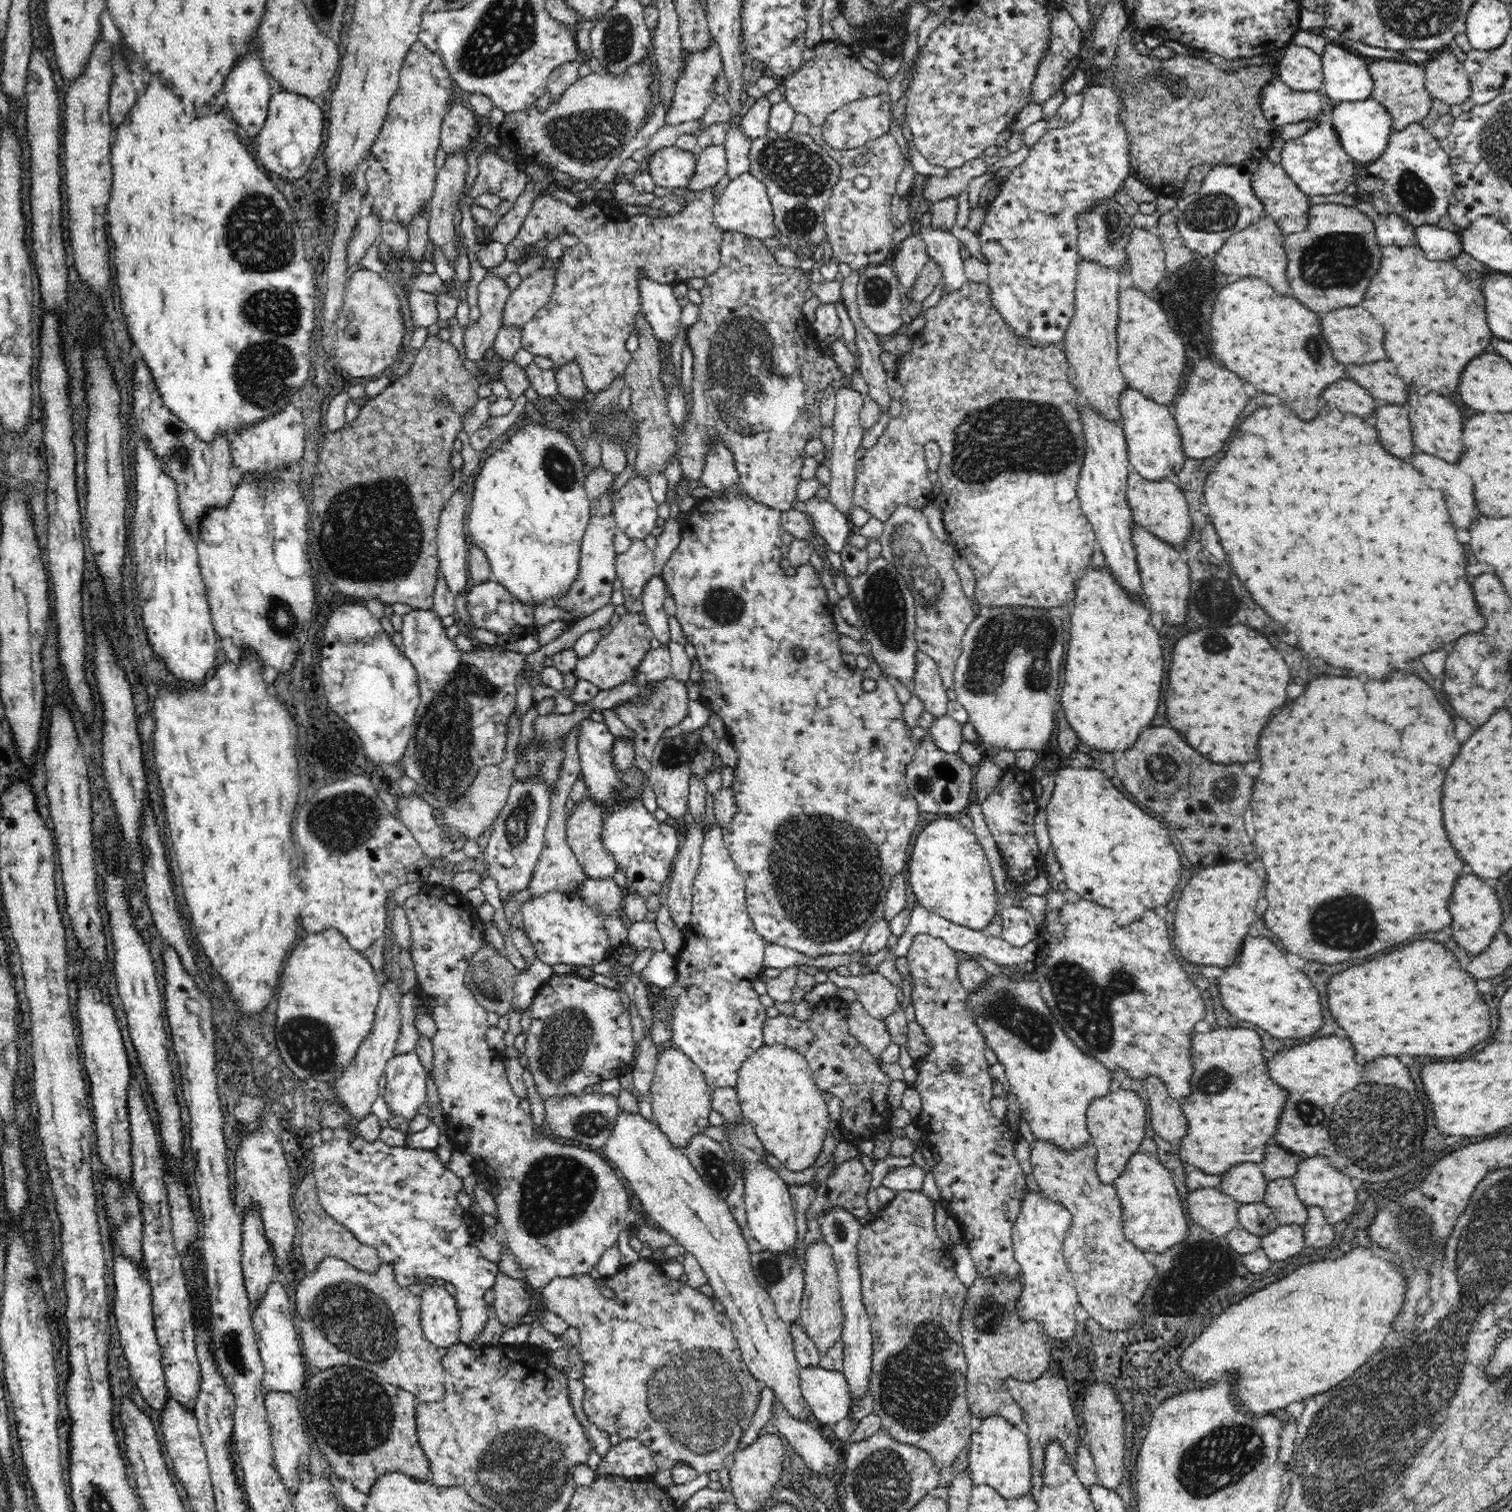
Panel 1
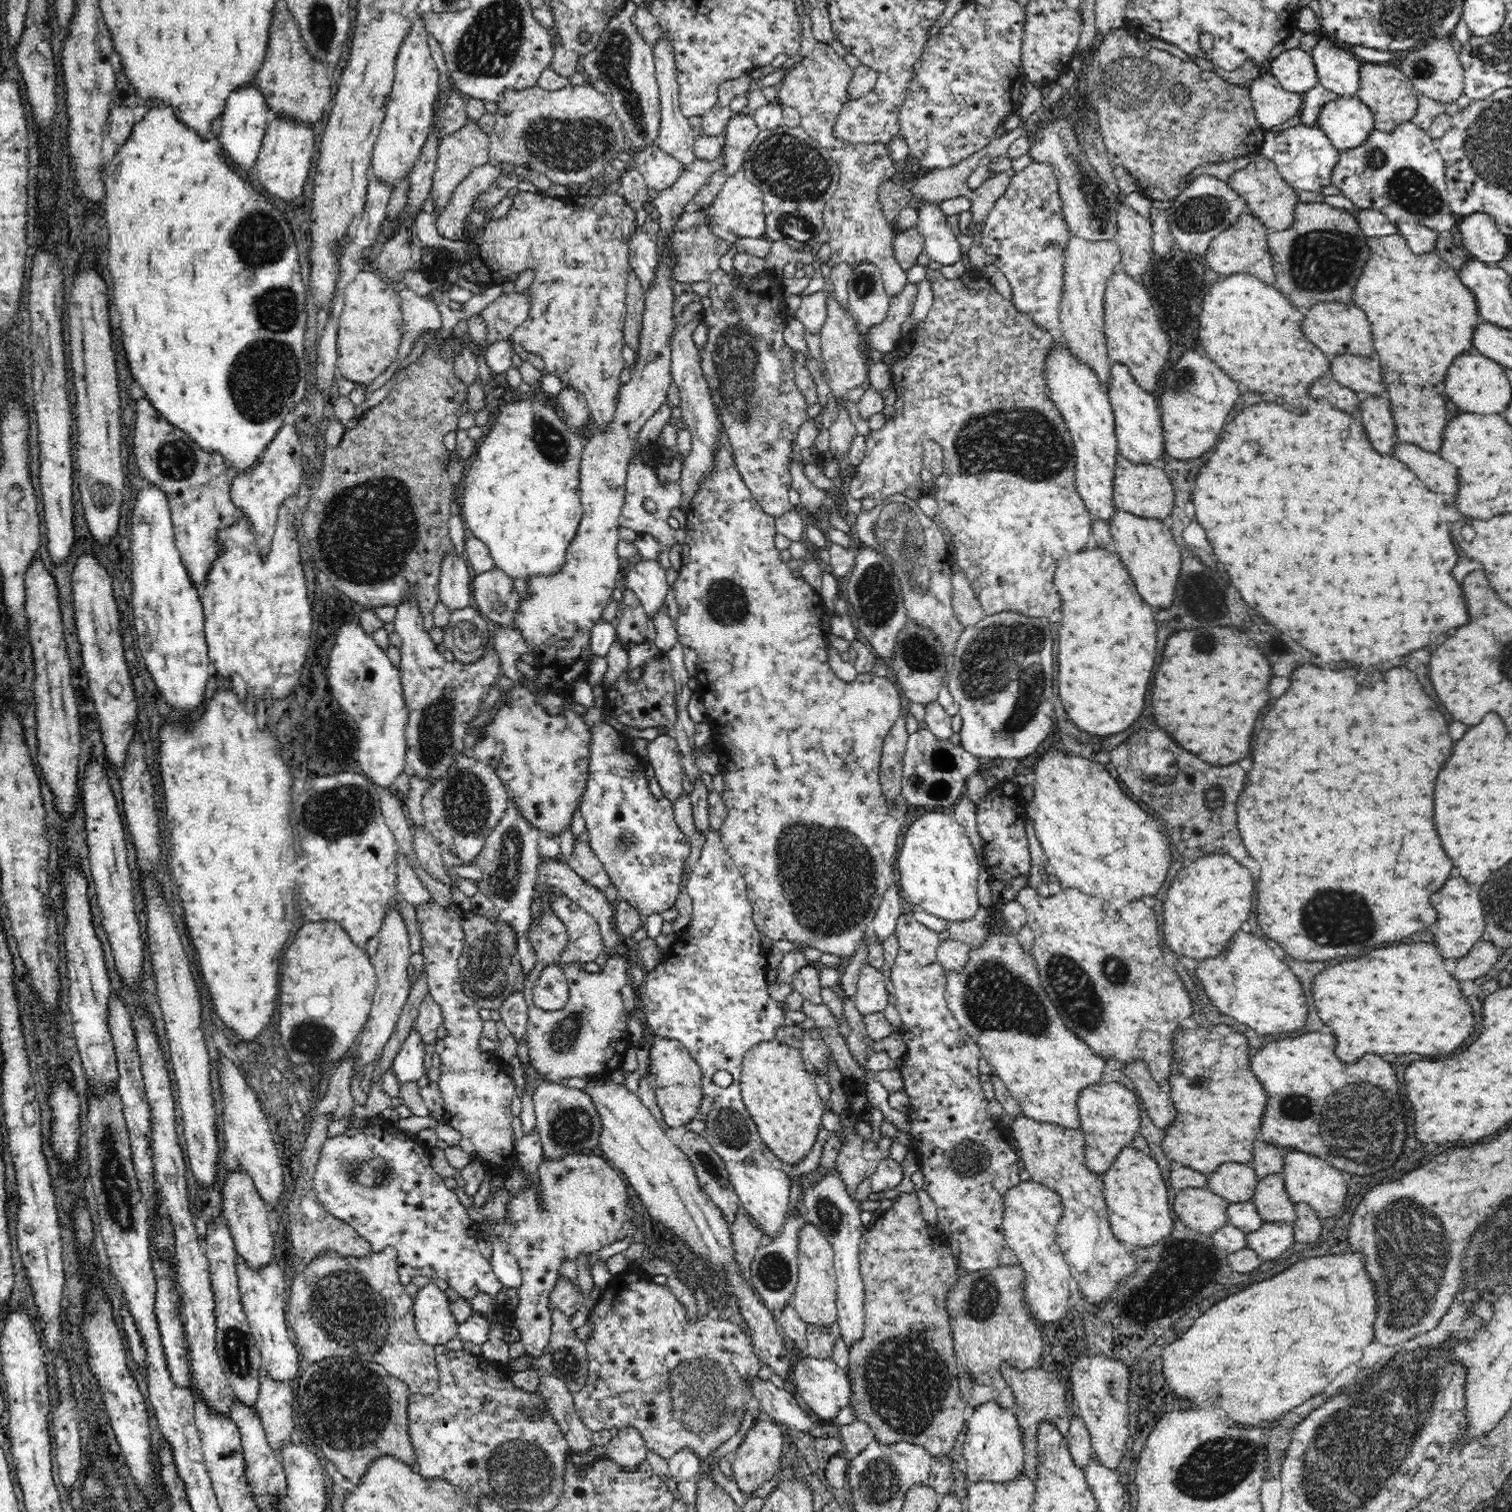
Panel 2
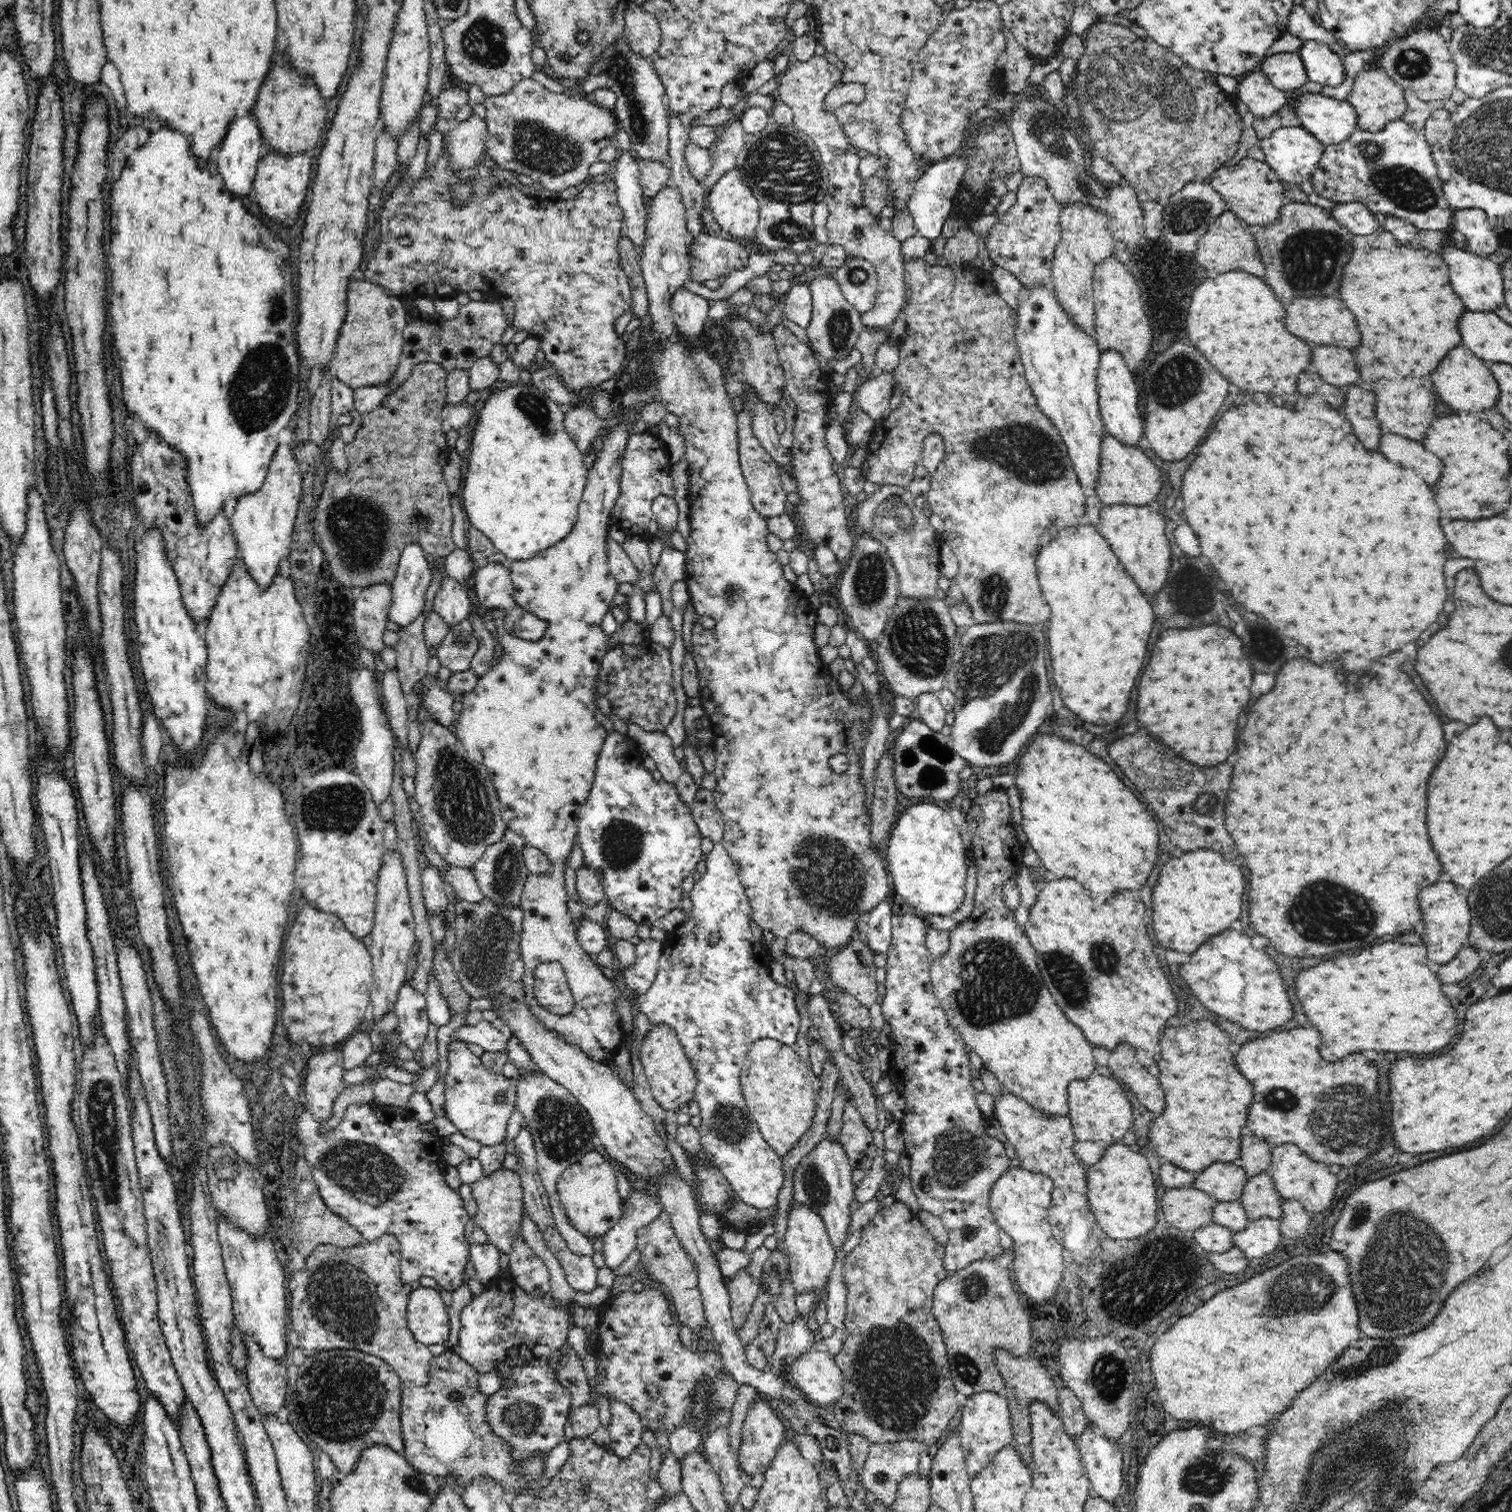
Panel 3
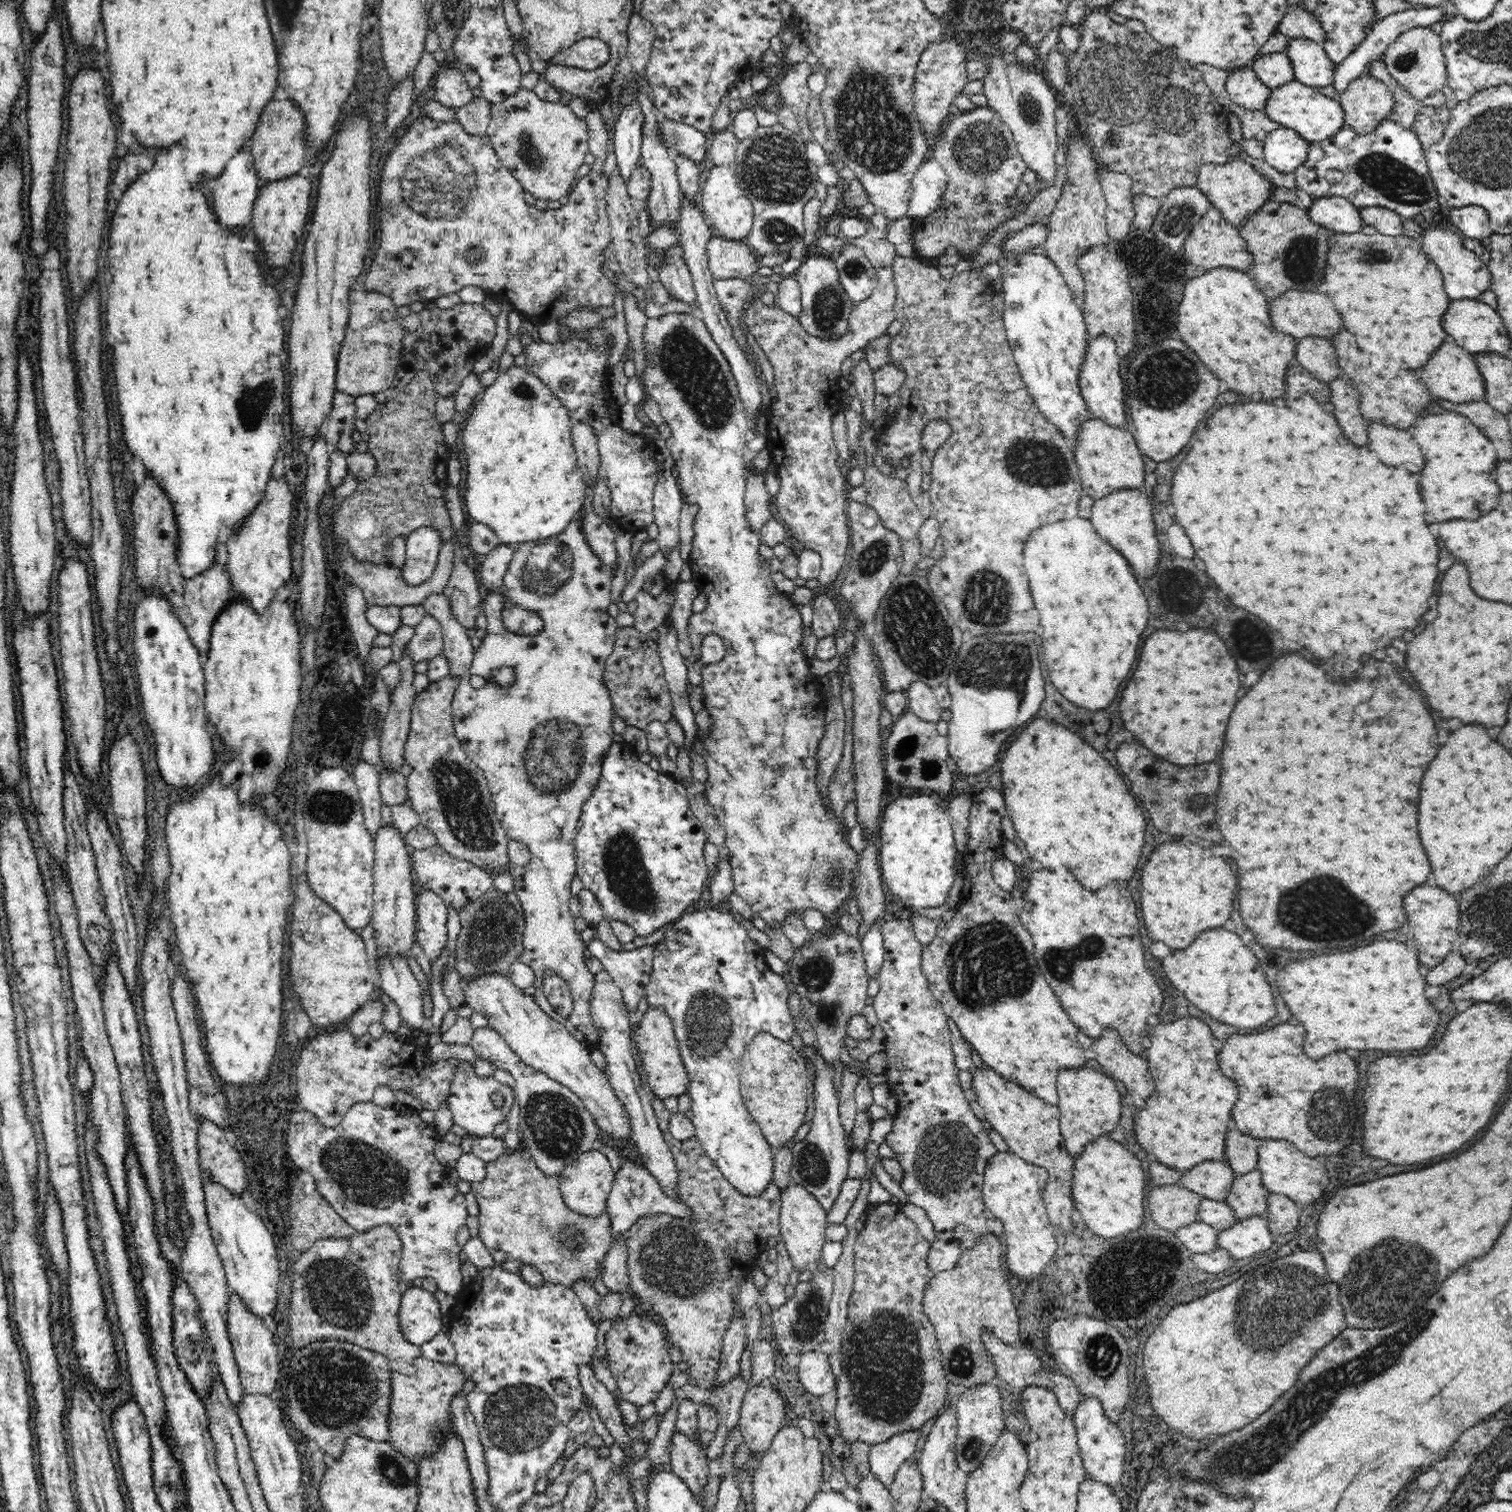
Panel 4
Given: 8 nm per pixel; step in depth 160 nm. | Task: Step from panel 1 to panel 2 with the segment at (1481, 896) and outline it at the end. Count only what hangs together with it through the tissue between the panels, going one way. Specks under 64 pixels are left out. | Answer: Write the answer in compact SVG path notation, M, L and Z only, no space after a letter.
M1450 878L1438 894L1432 896L1432 904L1438 912L1438 932L1436 946L1444 958L1462 958L1468 954L1476 941L1485 938L1486 919L1479 900L1478 890L1474 890L1464 878Z

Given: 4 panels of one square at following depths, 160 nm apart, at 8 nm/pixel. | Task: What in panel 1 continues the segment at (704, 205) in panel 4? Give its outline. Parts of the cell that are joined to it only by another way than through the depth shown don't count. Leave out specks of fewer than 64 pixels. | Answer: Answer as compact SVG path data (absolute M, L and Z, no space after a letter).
M744 172L729 182L717 199L713 216L716 224L724 232L741 233L757 240L777 237L774 212L766 185L750 172Z

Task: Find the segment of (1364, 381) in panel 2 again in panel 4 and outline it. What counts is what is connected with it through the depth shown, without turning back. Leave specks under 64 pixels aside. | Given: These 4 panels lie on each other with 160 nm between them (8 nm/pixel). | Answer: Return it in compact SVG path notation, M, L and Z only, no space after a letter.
M1306 336L1297 342L1296 356L1298 364L1318 380L1328 382L1342 374L1338 365L1336 348L1318 336Z

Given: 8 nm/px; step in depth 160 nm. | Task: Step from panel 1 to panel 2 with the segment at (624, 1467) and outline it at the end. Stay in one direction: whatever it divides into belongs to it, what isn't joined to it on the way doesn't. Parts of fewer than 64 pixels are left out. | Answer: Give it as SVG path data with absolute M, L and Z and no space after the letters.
M626 1426L618 1430L618 1434L605 1446L594 1446L586 1456L576 1454L576 1462L590 1462L590 1458L598 1458L599 1455L605 1455L618 1466L624 1466L626 1469L634 1467L642 1459L646 1459L648 1449L642 1435L632 1426Z

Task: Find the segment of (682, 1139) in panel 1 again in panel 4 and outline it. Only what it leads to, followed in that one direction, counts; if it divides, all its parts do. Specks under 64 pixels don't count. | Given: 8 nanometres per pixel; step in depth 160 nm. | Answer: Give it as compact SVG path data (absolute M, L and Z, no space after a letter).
M661 1006L649 1007L643 1014L640 1025L634 1031L633 1046L634 1050L639 1052L639 1060L641 1060L643 1070L646 1070L648 1075L648 1086L650 1086L650 1090L652 1090L656 1097L664 1099L676 1096L678 1098L678 1096L687 1093L686 1067L683 1065L680 1051L678 1050L678 1043L675 1039L670 1015Z

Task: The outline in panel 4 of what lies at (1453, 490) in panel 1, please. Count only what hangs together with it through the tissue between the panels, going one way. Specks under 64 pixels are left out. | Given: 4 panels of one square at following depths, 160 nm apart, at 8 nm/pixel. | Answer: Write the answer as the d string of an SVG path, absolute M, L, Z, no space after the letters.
M1368 420L1370 448L1380 456L1384 464L1400 466L1410 472L1422 470L1422 452L1420 448L1412 448L1414 440L1405 429L1387 426L1381 420Z

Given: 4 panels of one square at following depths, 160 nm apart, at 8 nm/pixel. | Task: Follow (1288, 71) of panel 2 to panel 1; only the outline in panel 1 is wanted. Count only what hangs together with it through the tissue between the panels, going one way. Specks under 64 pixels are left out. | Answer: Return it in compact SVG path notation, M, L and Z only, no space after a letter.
M1288 44L1275 65L1278 78L1292 90L1322 91L1322 57L1312 49Z

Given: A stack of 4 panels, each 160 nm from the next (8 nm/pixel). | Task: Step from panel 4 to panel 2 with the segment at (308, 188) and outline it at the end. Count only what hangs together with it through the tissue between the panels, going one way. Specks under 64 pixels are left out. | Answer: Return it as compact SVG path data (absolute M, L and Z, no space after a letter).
M271 117L269 128L266 129L261 143L262 146L252 170L256 170L256 176L268 194L278 196L282 200L294 200L296 196L302 194L306 176L310 174L310 164L316 152L314 130L298 126L295 122L290 122L285 118Z

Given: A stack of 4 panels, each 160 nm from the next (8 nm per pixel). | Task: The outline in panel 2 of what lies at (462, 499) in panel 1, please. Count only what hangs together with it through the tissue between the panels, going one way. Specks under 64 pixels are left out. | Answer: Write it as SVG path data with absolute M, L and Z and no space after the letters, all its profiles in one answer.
M450 553L442 564L439 578L439 600L448 606L450 612L469 606L471 594L469 563L464 557L458 557L456 553Z

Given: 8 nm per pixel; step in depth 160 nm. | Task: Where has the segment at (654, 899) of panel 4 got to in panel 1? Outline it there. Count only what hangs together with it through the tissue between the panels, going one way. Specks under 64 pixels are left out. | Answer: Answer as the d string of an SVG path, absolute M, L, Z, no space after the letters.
M591 719L582 720L579 724L577 752L583 784L586 784L587 798L604 813L599 833L602 848L614 860L616 868L626 872L634 892L640 892L638 895L644 898L656 896L656 892L664 888L666 878L672 872L672 862L677 858L680 843L676 830L668 824L658 824L642 806L640 798L624 795L624 779L615 762L616 737L606 724Z

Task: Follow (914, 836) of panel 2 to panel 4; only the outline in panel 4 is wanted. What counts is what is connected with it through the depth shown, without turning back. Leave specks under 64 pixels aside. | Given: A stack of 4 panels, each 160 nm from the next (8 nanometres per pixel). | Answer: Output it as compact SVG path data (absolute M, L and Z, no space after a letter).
M902 796L886 806L880 822L880 864L884 884L913 910L943 907L954 884L958 850L948 812L930 796Z

